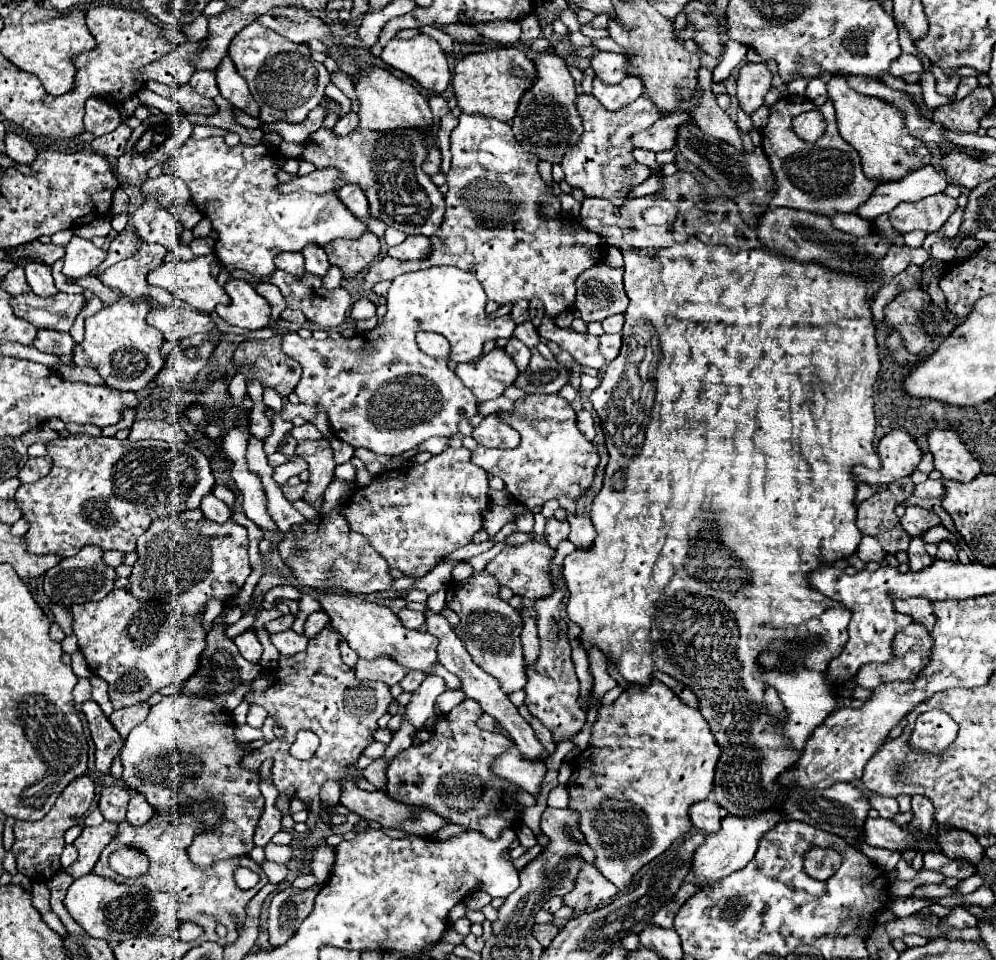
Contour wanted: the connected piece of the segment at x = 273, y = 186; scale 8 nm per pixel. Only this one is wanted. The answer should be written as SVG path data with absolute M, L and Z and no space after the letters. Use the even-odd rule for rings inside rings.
M210 136L202 140L188 138L188 142L166 162L166 172L182 178L192 192L192 202L200 210L202 216L206 216L212 222L212 228L220 234L216 240L216 256L218 260L228 268L242 268L252 272L258 278L268 278L274 270L274 256L278 252L290 250L300 252L306 244L314 242L320 246L326 246L328 242L336 238L358 238L366 224L354 218L348 208L336 198L334 192L316 196L310 192L292 192L292 194L280 194L276 172L280 170L276 156L270 152L268 146L256 144L238 144L238 146L226 146L220 136Z

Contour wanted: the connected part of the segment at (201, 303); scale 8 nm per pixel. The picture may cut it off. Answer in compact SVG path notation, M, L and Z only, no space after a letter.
M206 254L206 256L196 256L188 262L164 262L156 270L152 270L152 274L148 274L148 284L162 286L168 292L172 292L180 302L186 302L192 308L210 314L216 304L228 304L230 302L226 290L210 274L210 266L214 264L214 260L216 260L214 254Z

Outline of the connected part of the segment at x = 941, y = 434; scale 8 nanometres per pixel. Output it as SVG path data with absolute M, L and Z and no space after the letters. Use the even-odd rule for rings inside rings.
M932 430L928 434L928 444L934 456L934 466L944 478L970 482L980 474L980 462L970 454L956 432Z

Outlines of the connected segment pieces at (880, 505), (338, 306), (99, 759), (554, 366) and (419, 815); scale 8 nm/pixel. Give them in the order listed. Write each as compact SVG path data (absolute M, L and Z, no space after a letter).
M908 476L888 484L886 490L876 492L862 504L858 504L856 526L862 534L874 536L882 548L890 554L908 550L910 534L900 526L900 520L894 514L894 508L902 504L914 490L914 484Z
M274 270L272 278L268 282L278 286L278 280L280 280L280 290L282 290L282 294L286 298L286 306L292 308L292 310L304 312L310 322L318 324L324 330L340 326L346 320L346 316L348 316L348 312L352 308L352 298L350 298L348 290L344 290L342 286L334 288L334 290L328 290L328 288L324 288L322 278L316 278L312 274L304 274L302 278L296 278L296 276L292 276L292 274L284 272L284 270Z
M94 700L84 702L82 712L86 714L88 728L96 744L96 768L100 772L108 772L112 758L122 748L122 736L116 732L112 722L106 718L106 714L100 710L100 706Z
M534 348L528 370L518 374L514 386L522 388L526 394L536 394L536 392L554 394L566 382L568 382L568 370L562 364L558 364L556 360L552 360L552 362L544 360L540 356L540 352Z
M344 782L342 786L342 796L340 796L340 804L344 804L348 810L360 814L364 820L374 820L378 822L382 828L394 828L394 830L402 830L406 834L416 834L416 836L432 836L434 832L438 832L440 828L448 826L448 822L444 822L438 814L432 814L432 810L422 810L422 808L410 808L404 804L398 804L396 800L388 798L386 792L374 790L374 792L366 792L360 790L358 786Z

